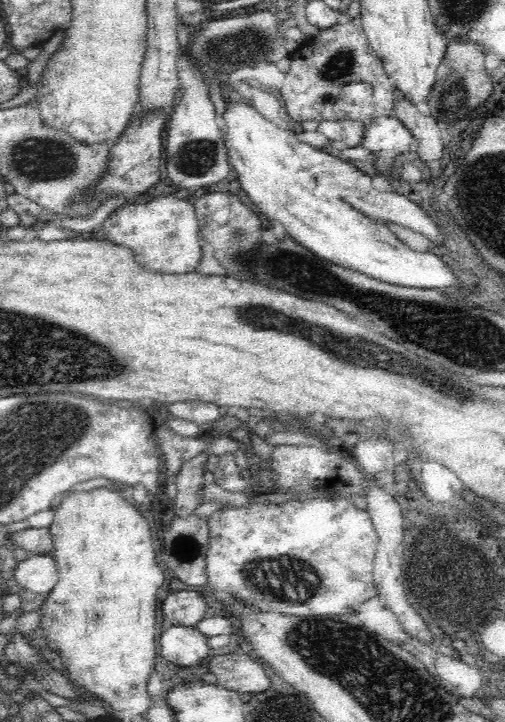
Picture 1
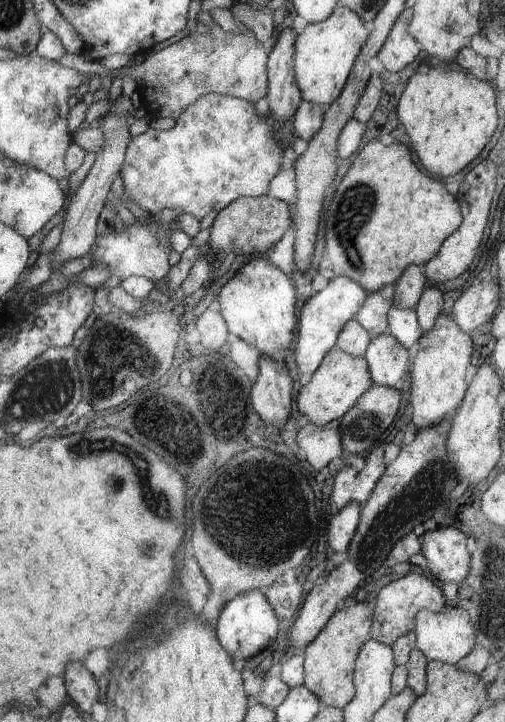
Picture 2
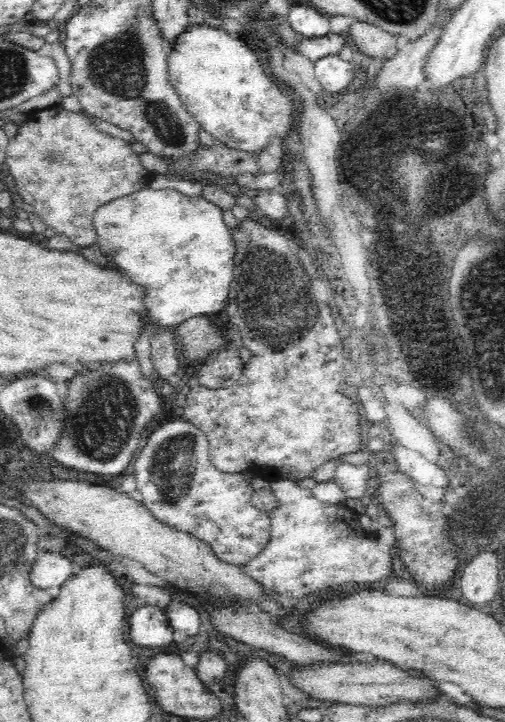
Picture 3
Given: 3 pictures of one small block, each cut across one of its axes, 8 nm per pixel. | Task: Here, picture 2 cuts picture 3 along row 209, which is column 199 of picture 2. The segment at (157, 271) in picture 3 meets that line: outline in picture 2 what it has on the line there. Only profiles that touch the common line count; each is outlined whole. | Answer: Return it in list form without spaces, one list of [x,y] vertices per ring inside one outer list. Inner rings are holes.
[[[209,94],[195,102],[195,106],[187,108],[173,130],[163,132],[149,128],[143,136],[137,136],[131,142],[127,150],[127,162],[121,170],[123,190],[129,194],[131,202],[143,208],[147,214],[159,214],[165,208],[179,208],[183,214],[193,214],[201,220],[213,210],[223,212],[239,198],[267,196],[271,180],[281,170],[281,158],[285,156],[281,152],[287,154],[289,150],[285,148],[283,140],[277,140],[273,130],[269,130],[267,118],[261,118],[255,112],[255,104],[241,98]]]

